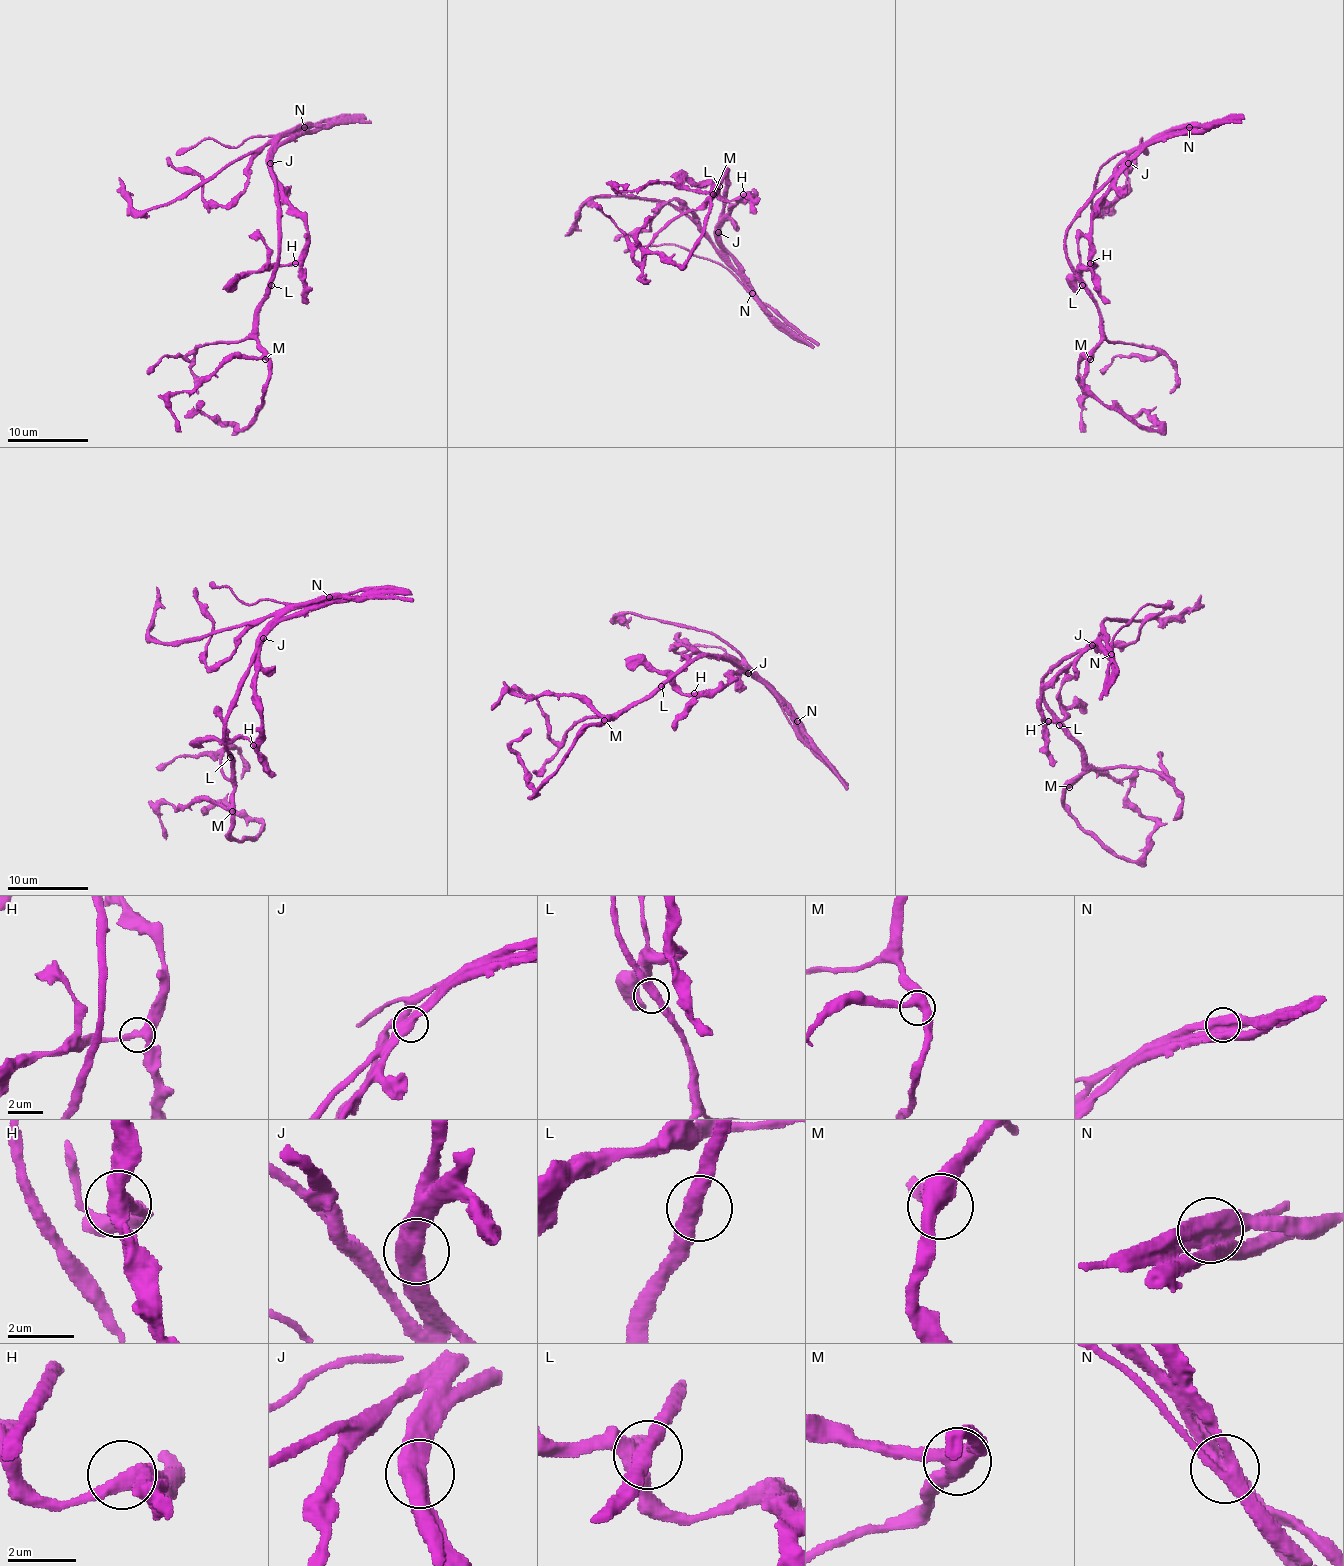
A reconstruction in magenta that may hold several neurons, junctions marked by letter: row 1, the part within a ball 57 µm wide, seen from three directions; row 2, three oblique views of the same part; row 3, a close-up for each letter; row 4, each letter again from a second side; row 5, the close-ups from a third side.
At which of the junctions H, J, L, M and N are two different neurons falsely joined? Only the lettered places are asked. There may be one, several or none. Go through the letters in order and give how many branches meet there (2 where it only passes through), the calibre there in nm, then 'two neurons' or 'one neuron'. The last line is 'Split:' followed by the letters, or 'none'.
H: 3 | 380 nm | one neuron
J: 2 | 550 nm | two neurons
L: 2 | 440 nm | one neuron
M: 3 | 460 nm | one neuron
N: 3 | 550 nm | two neurons
Split: J, N

